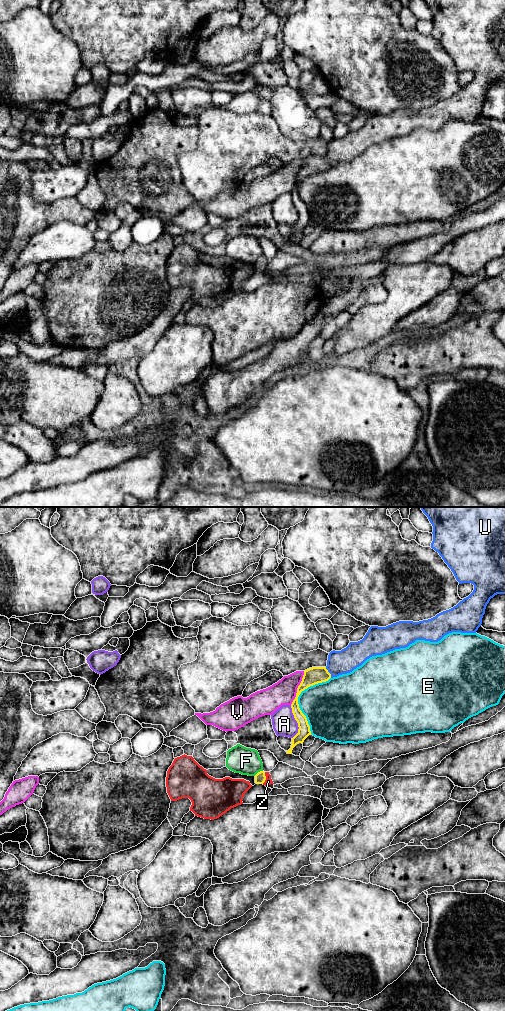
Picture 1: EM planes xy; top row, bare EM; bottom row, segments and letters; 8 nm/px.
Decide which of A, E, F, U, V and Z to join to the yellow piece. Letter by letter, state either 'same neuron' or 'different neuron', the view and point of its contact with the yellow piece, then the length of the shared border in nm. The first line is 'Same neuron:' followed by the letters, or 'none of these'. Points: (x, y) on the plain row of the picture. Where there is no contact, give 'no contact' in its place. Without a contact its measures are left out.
Same neuron: none of these
A: different neuron; meets yellow in xy at (297, 210); contact 280 nm long
E: different neuron; meets yellow in xy at (297, 186); contact 480 nm long
F: different neuron; meets yellow in xy at (258, 260); contact 80 nm long
U: different neuron; meets yellow in xy at (328, 160); contact 100 nm long
V: different neuron; meets yellow in xy at (297, 176); contact 300 nm long
Z: different neuron; meets yellow in xy at (265, 266); contact 100 nm long

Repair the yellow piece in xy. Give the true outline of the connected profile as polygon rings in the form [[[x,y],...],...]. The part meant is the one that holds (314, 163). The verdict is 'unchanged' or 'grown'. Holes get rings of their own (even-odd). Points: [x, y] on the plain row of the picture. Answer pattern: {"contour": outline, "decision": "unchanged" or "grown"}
{"contour": [[[312,155],[304,159],[304,163],[300,173],[297,176],[296,185],[291,192],[292,201],[295,208],[298,211],[298,221],[292,226],[291,236],[286,239],[287,242],[292,242],[293,236],[304,230],[304,228],[311,223],[310,214],[308,212],[306,204],[302,201],[298,192],[298,185],[302,179],[310,174],[318,171],[326,170],[331,166],[331,162],[328,160],[326,155]]], "decision": "unchanged"}

